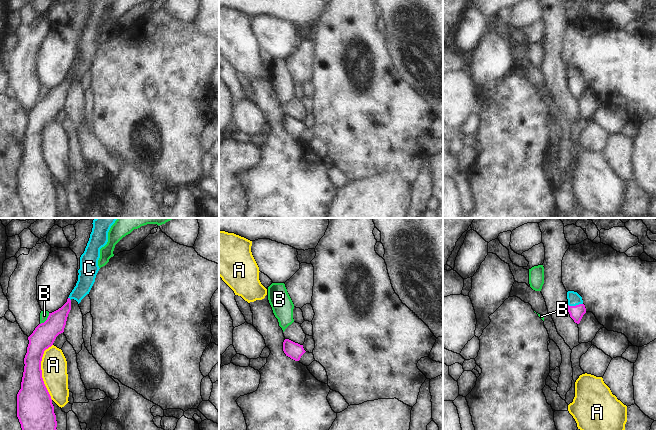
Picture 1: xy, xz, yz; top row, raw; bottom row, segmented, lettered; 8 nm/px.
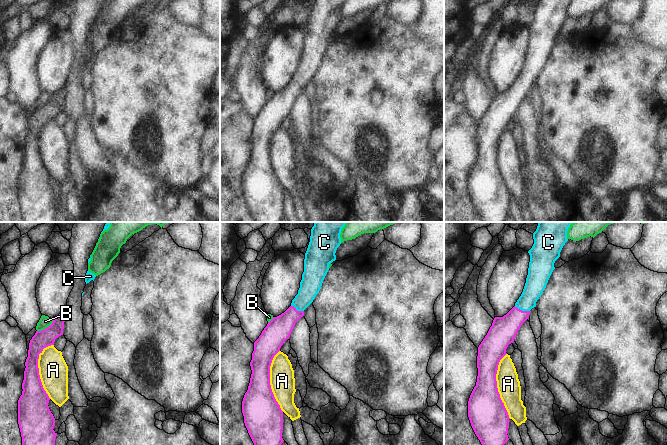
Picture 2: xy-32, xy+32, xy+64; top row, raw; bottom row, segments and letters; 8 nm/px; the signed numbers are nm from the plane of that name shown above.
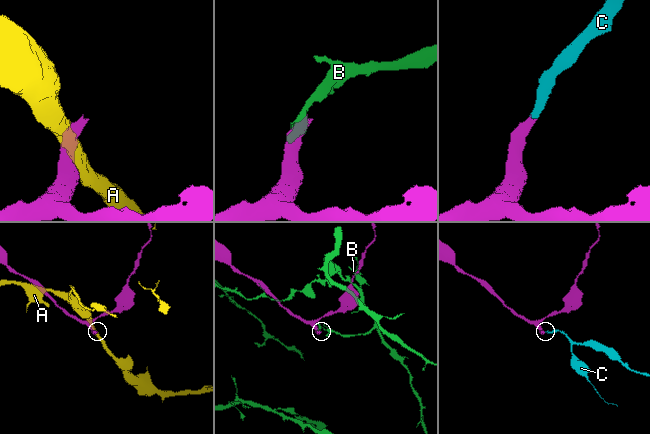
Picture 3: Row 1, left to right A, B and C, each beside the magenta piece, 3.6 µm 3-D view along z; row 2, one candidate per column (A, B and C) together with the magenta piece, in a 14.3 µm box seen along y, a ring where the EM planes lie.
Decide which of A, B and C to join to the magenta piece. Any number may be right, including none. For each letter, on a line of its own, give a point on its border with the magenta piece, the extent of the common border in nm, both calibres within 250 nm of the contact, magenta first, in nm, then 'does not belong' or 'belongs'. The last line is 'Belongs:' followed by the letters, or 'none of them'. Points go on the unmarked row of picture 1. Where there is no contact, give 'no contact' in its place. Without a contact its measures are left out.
A: xy (41, 147) | 440 nm | 280/200 nm | does not belong
B: xy (47, 95) | 120 nm | 190/70 nm | does not belong
C: yz (576, 81) | 120 nm | 110/100 nm | belongs
Belongs: C

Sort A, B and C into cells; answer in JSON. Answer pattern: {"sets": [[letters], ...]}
{"sets": [["A"], ["B"], ["C"]]}

